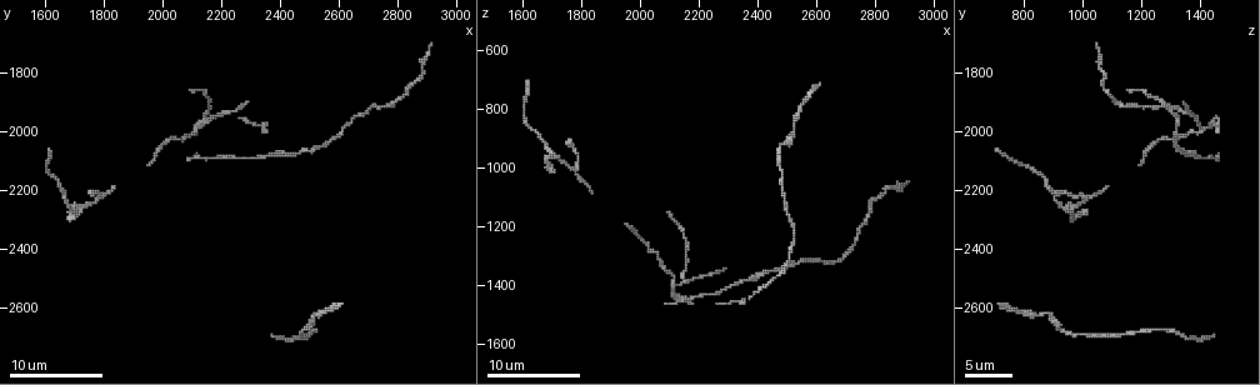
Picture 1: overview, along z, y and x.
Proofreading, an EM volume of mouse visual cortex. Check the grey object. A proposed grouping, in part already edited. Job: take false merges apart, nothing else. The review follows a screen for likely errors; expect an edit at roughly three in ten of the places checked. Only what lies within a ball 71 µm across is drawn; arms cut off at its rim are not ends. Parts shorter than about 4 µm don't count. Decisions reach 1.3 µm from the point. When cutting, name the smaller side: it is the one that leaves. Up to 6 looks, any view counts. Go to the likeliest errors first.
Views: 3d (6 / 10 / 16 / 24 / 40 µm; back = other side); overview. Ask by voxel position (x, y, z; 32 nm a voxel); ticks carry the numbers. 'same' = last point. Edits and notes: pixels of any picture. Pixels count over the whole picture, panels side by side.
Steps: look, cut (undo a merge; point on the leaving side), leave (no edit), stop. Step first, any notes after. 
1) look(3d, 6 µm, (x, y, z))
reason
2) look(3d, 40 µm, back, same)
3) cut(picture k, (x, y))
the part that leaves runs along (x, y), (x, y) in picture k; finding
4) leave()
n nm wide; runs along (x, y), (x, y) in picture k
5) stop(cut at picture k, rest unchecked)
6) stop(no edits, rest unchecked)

look(3d, 10 µm, (2110, 1990, 1410))
three-way junction

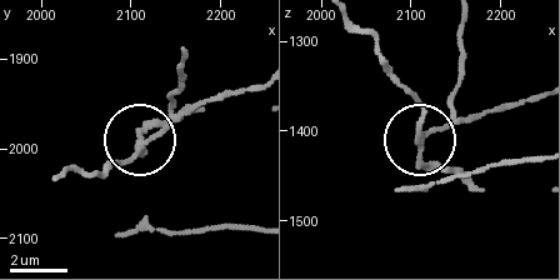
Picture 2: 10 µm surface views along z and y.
cut(picture 2, (175, 118))
side arm 11 µm; the part that leaves runs along (148, 143), (180, 88), (180, 56) in picture 2; two neurons meet here

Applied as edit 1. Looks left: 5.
look(overview)
redraw

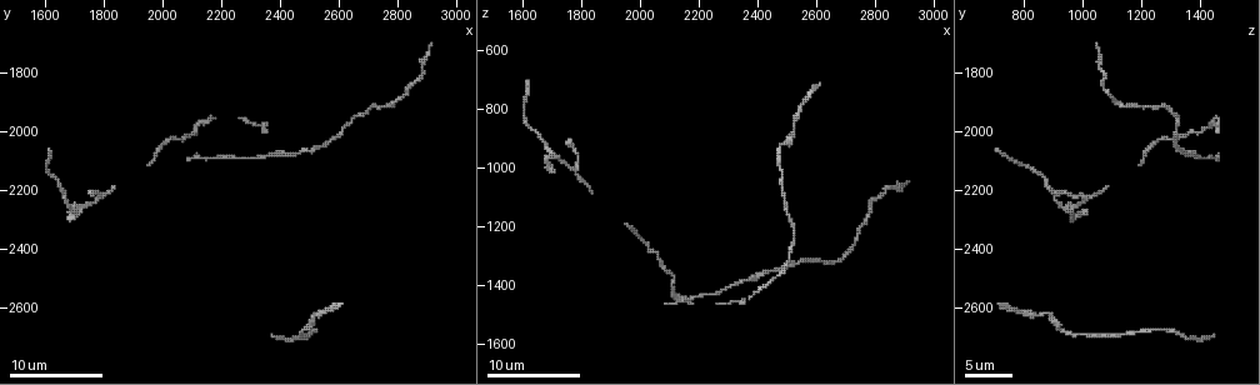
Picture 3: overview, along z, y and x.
look(3d, 6 µm, (1700, 2280, 970))
four arms meet

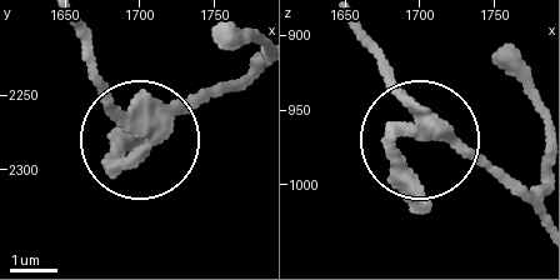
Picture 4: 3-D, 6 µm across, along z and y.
cut(picture 4, (95, 76))
the part that leaves runs along (128, 118), (88, 26) in picture 4; a second neuron is stuck on

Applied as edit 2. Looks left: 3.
look(3d, 10 µm, (2540, 2050, 1330))
thin neck

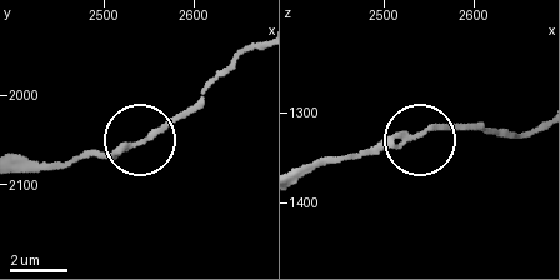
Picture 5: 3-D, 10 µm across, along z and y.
look(3d, 10 µm, back, (2540, 2050, 1325))
from behind

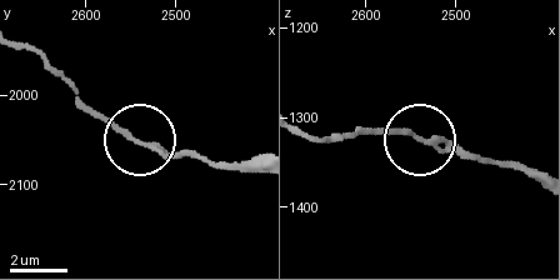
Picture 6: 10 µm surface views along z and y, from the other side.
leave()
runs along (254, 170), (154, 151), (111, 126), (70, 86) in picture 6; all the same neuron

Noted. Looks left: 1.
stop(cut at picture 2, cut at picture 4, rest unchecked)

